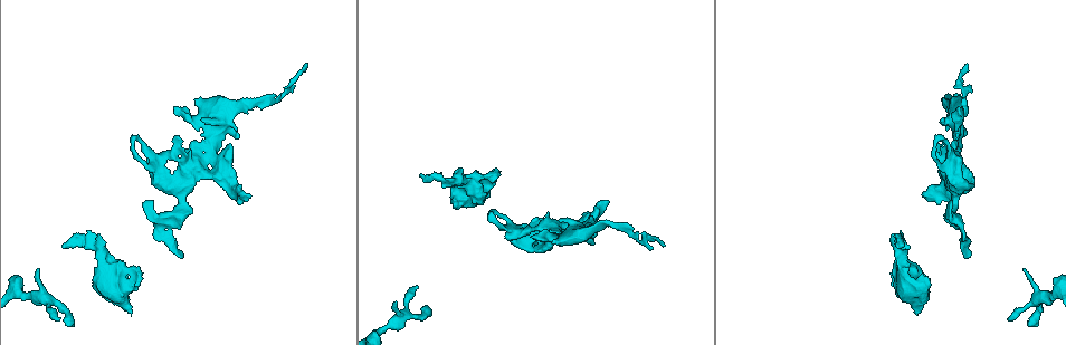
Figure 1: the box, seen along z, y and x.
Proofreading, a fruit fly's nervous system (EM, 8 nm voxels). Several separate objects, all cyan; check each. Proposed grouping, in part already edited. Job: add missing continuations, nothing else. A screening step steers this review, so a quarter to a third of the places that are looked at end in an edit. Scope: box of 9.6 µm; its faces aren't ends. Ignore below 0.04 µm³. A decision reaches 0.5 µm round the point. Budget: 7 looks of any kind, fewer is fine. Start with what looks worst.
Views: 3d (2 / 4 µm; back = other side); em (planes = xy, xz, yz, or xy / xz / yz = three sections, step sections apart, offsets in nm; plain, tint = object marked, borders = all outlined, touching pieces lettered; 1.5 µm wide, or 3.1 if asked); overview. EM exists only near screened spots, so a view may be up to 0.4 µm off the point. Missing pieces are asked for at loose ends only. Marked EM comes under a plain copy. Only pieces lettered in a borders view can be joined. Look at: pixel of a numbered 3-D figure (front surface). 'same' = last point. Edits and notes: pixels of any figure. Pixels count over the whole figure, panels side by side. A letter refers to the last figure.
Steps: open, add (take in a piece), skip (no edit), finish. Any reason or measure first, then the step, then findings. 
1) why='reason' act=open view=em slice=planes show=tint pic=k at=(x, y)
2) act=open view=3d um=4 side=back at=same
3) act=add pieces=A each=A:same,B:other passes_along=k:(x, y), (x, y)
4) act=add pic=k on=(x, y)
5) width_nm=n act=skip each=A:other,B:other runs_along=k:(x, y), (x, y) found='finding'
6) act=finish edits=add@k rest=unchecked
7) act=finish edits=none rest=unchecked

why='branch stops here' act=open view=em slice=planes show=borders pic=1 at=(417, 287)

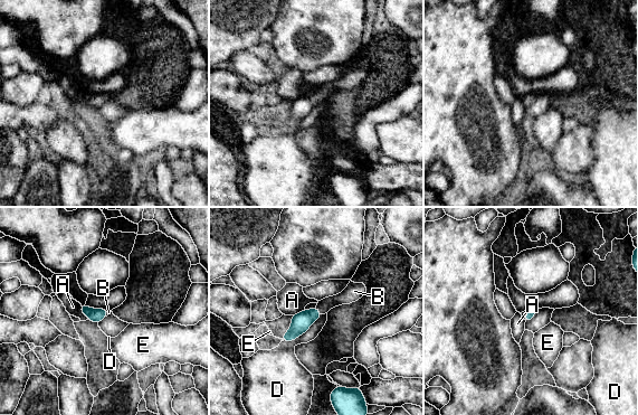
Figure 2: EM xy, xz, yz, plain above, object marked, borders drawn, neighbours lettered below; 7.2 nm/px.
act=add pieces=B each=A:other,B:same,D:other,E:other found='it goes on there'

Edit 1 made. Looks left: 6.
act=open view=em slice=xz step=8 show=borders pic=1 at=(948, 199)

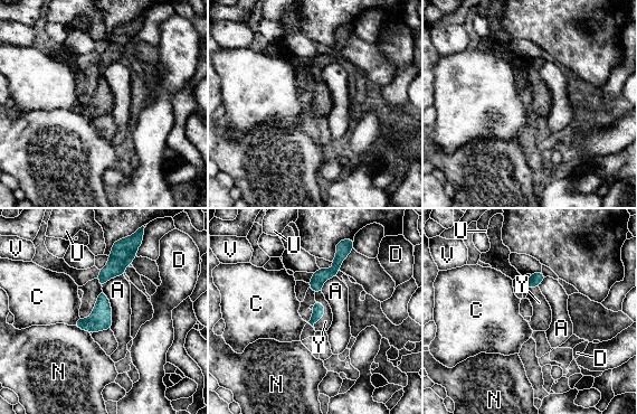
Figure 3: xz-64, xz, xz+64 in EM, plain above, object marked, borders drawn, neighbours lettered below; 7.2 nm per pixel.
why='another direction' act=open view=em slice=planes show=borders at=same

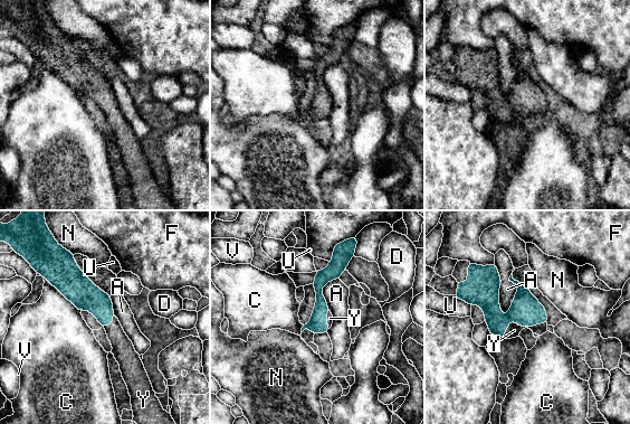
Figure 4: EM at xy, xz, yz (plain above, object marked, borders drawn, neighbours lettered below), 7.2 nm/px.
act=add pieces=Y each=A:other,C:other,D:other,F:other,N:other,U:other,V:other,Y:same passes_along=4:(526, 311), (519, 324), (514, 330) found='the cell continues'

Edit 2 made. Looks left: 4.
why='branch stops here' act=open view=em slice=planes show=tint pic=1 at=(498, 173)

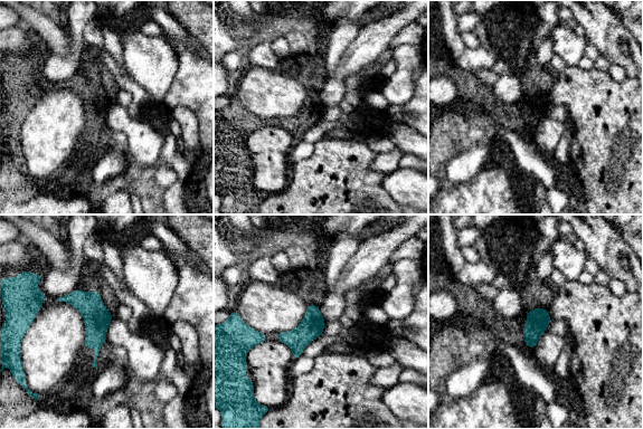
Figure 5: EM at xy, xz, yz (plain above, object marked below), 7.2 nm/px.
act=open view=em slice=planes show=borders at=same

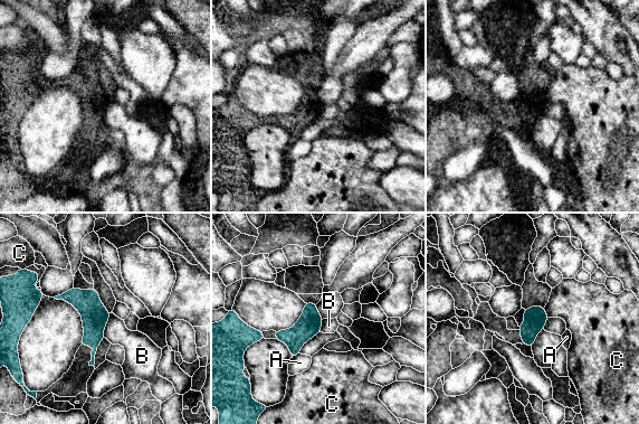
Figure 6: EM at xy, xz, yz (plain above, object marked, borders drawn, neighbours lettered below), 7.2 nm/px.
act=skip each=A:other,B:other,C:other border=6:(111, 313), (104, 328), (104, 337) found='no lettered piece goes on from it'

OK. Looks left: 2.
act=finish edits=add@2,add@4 rest=unchecked

